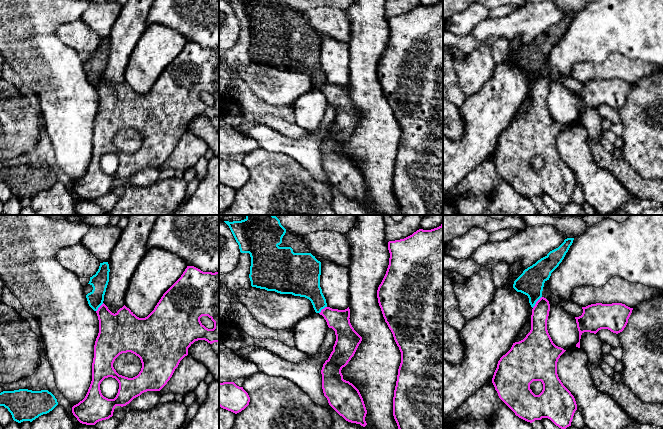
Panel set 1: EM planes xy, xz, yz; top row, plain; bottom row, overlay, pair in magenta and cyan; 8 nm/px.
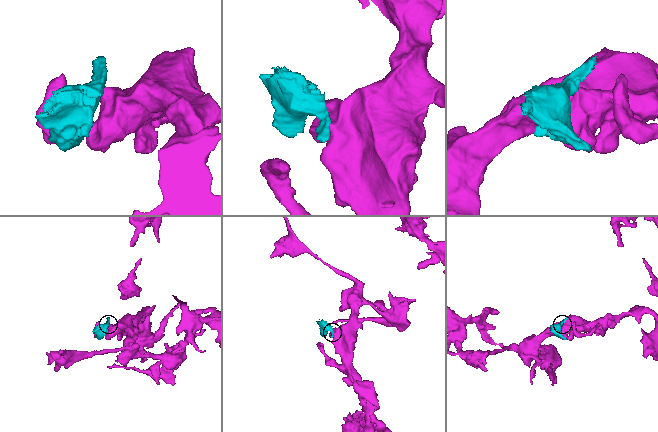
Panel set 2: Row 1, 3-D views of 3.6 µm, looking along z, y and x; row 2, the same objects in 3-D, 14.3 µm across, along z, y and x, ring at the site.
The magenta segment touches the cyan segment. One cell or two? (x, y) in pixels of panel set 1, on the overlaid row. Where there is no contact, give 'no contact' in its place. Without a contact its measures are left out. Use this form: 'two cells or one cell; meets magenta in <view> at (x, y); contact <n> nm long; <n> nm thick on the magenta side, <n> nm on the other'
two cells; meets magenta in yz at (536, 302); contact 120 nm long; 140 nm thick on the magenta side, 200 nm on the other

